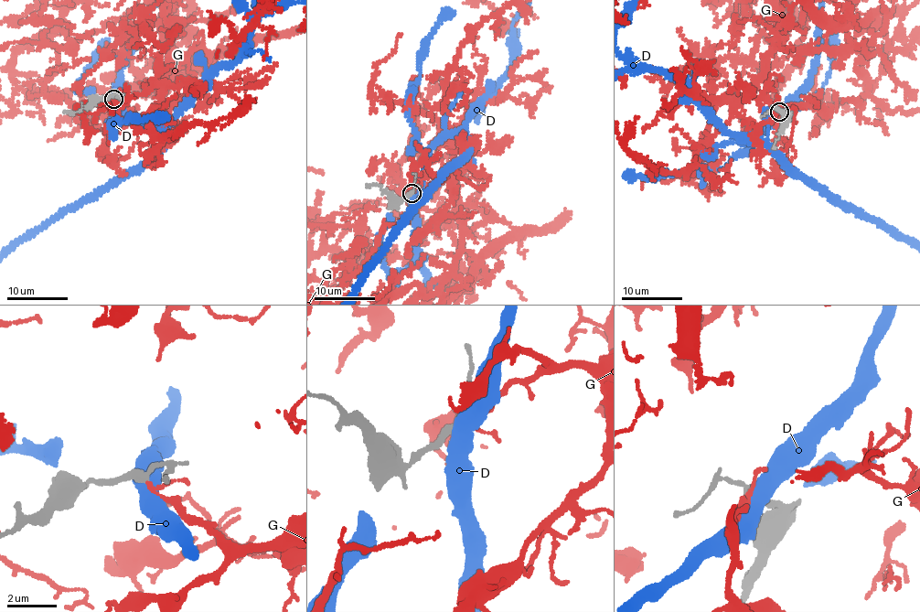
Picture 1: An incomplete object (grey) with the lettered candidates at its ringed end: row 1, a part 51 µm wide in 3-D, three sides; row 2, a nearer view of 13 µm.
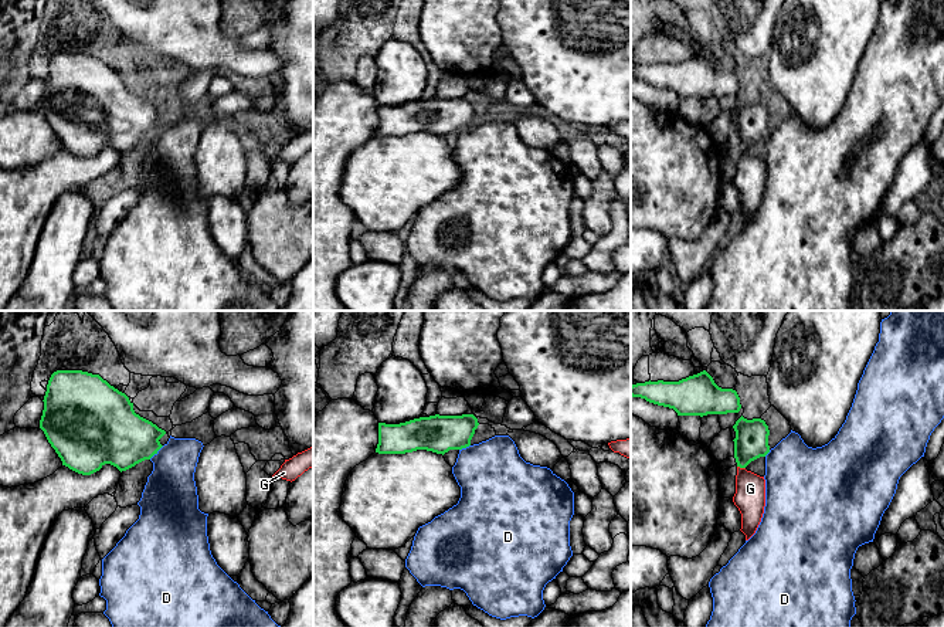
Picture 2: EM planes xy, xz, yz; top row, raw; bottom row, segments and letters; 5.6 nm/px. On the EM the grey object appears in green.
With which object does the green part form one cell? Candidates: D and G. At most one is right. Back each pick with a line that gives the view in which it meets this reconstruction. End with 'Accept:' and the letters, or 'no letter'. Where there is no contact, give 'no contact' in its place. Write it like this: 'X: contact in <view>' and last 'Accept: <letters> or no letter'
G: contact in yz
Accept: G

